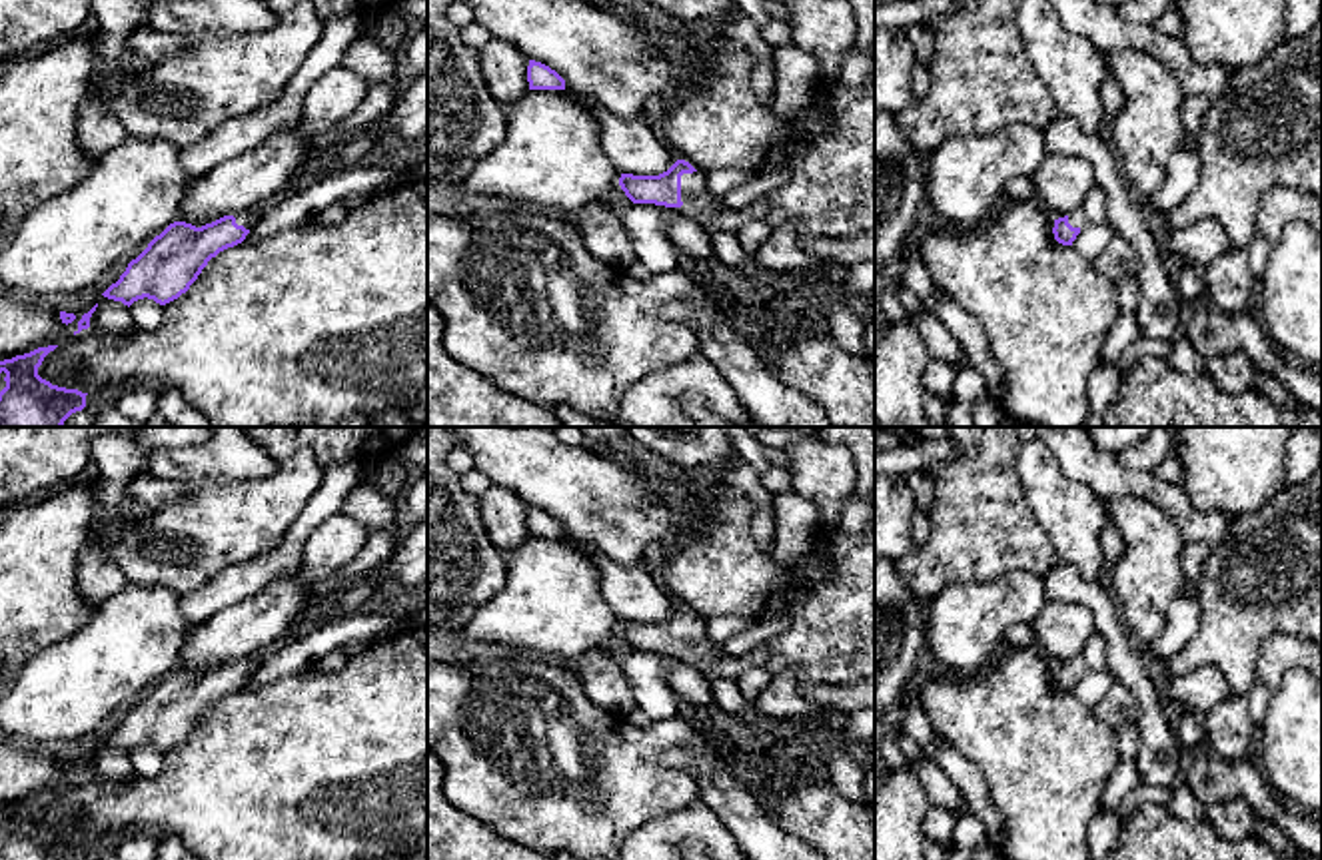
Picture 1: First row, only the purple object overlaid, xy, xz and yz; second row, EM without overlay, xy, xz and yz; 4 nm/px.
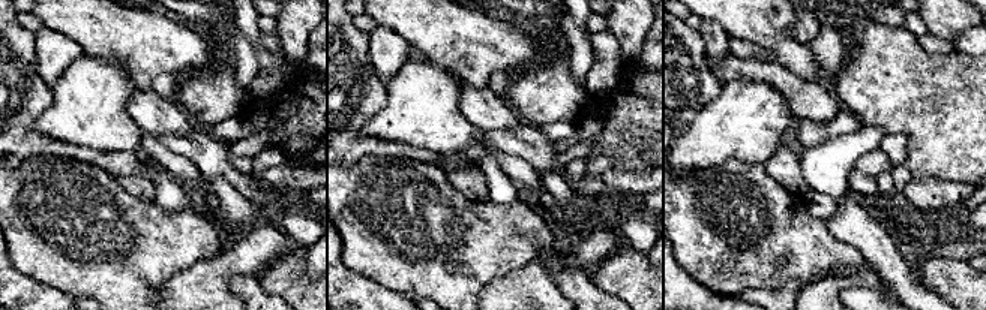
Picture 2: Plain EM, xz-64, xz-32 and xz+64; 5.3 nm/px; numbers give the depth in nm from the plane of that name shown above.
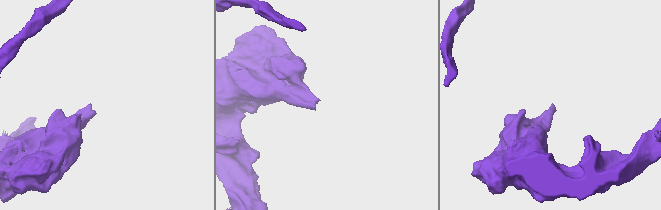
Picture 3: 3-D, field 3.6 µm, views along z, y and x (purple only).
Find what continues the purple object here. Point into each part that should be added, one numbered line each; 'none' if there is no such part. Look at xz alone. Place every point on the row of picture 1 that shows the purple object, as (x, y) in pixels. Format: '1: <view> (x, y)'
1: xz (699, 204)

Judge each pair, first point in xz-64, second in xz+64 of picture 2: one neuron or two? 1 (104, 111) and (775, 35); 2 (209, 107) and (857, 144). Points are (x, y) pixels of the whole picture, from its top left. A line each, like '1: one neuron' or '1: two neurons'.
1: two neurons
2: two neurons

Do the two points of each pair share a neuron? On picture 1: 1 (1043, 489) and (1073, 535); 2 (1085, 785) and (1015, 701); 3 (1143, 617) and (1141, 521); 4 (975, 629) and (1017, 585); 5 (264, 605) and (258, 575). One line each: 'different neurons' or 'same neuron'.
1: same neuron
2: same neuron
3: same neuron
4: same neuron
5: different neurons

